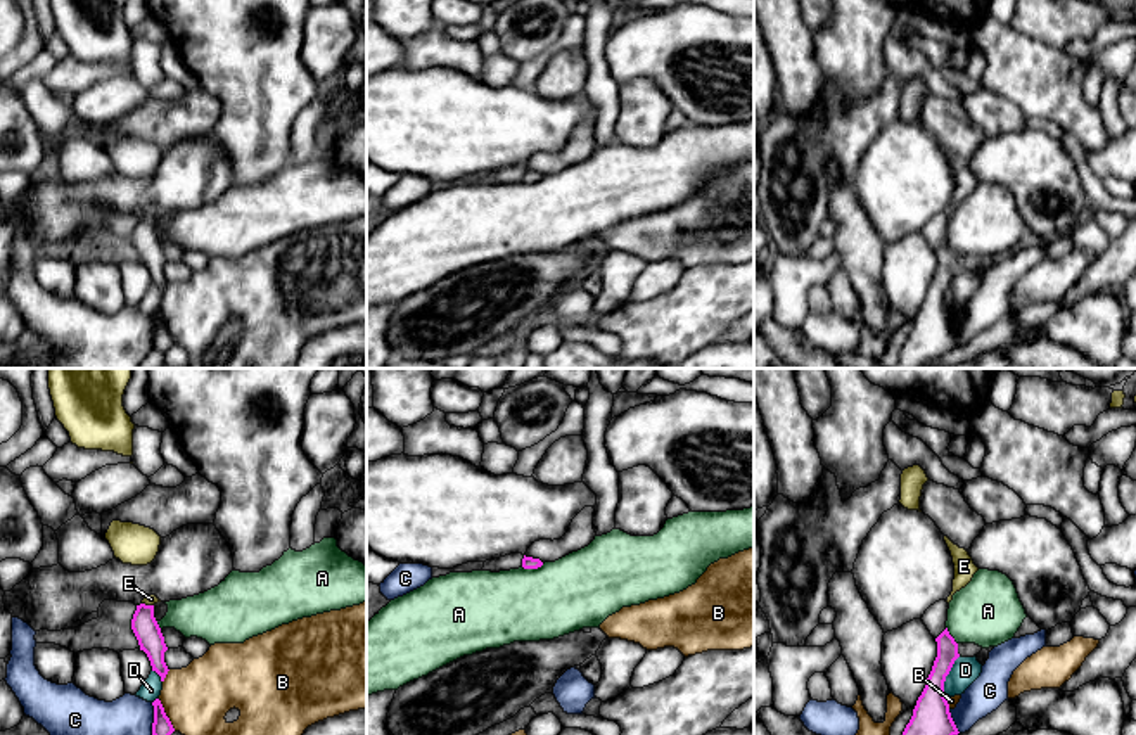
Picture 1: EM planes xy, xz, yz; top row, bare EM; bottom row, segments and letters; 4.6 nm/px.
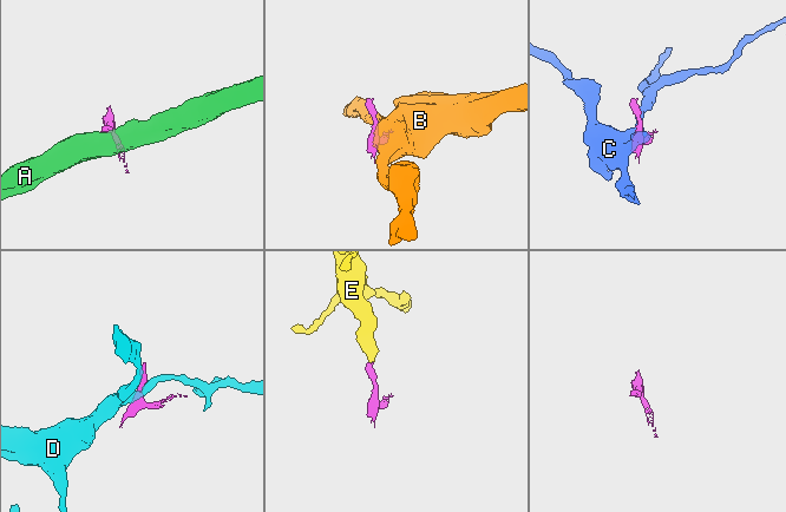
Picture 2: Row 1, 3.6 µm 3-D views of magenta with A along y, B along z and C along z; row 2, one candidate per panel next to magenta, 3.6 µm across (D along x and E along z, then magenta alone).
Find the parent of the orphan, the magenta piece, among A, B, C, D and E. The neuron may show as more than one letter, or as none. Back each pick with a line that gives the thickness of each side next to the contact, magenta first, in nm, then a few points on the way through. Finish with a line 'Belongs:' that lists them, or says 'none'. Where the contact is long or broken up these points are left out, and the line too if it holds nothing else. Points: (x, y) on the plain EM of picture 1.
E: calibres 120 and 50 nm; way xy (144, 237), (147, 218), (151, 211)
Belongs: E

